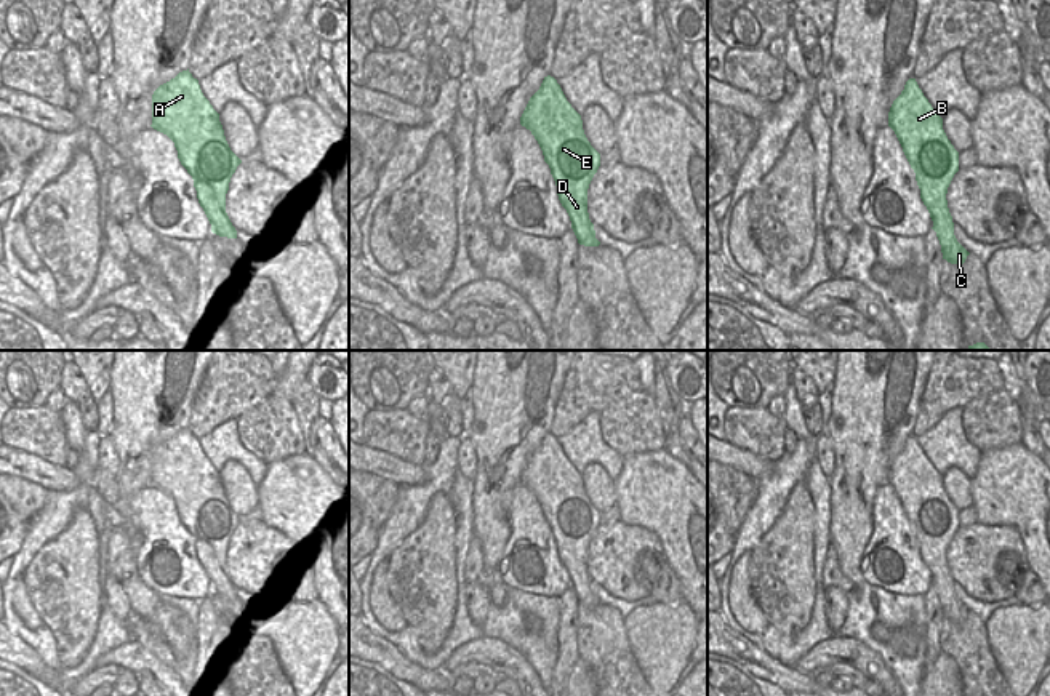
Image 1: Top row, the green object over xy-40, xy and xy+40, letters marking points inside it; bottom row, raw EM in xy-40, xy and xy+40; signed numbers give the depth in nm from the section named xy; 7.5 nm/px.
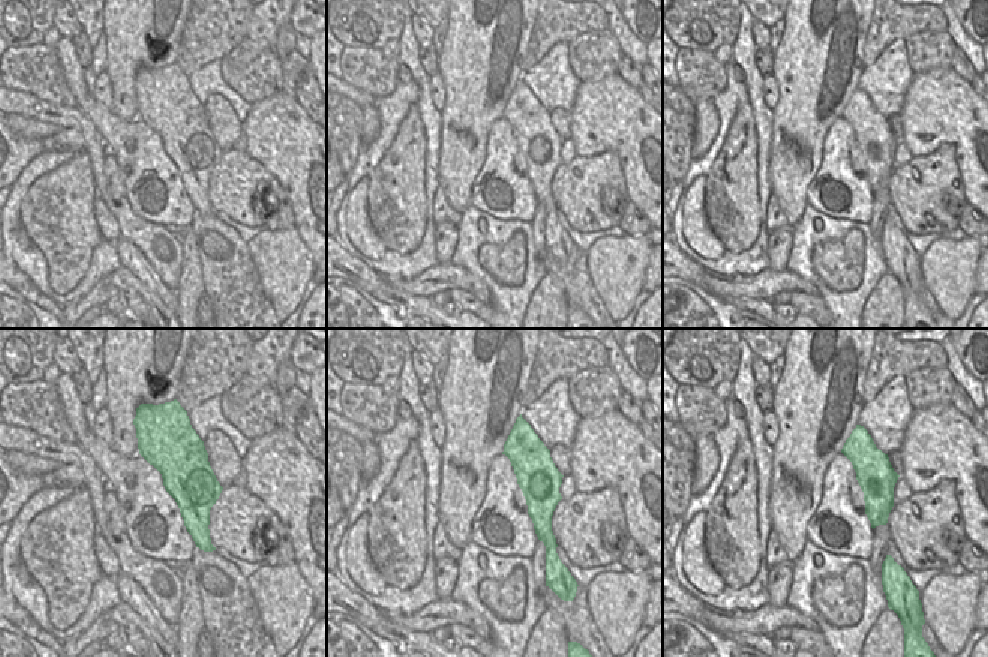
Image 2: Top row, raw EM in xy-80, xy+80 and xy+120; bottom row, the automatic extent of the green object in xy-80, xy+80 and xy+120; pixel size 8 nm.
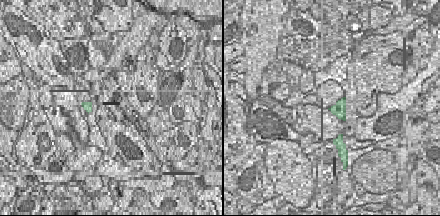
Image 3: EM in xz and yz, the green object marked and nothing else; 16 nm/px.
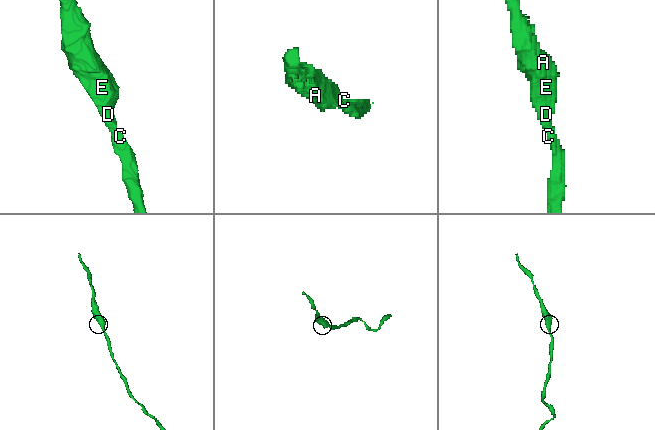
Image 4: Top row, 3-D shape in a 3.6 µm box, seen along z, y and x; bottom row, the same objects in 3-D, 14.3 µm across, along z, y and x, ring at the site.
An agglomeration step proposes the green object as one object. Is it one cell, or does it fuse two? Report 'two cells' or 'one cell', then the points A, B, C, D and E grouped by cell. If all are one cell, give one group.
one cell; groups A B C D E

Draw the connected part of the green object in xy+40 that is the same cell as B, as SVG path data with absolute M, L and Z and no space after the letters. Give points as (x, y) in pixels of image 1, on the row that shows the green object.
M909 78L888 112L888 126L895 131L903 152L916 173L920 198L933 221L943 259L964 264L970 254L954 235L948 208L948 187L959 171L959 152L943 130L943 118L924 96L916 78Z

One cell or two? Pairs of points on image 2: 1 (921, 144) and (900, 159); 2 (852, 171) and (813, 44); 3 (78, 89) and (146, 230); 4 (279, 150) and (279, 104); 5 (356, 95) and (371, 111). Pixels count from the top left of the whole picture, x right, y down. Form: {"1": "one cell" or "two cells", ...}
{"1": "two cells", "2": "two cells", "3": "two cells", "4": "one cell", "5": "two cells"}

